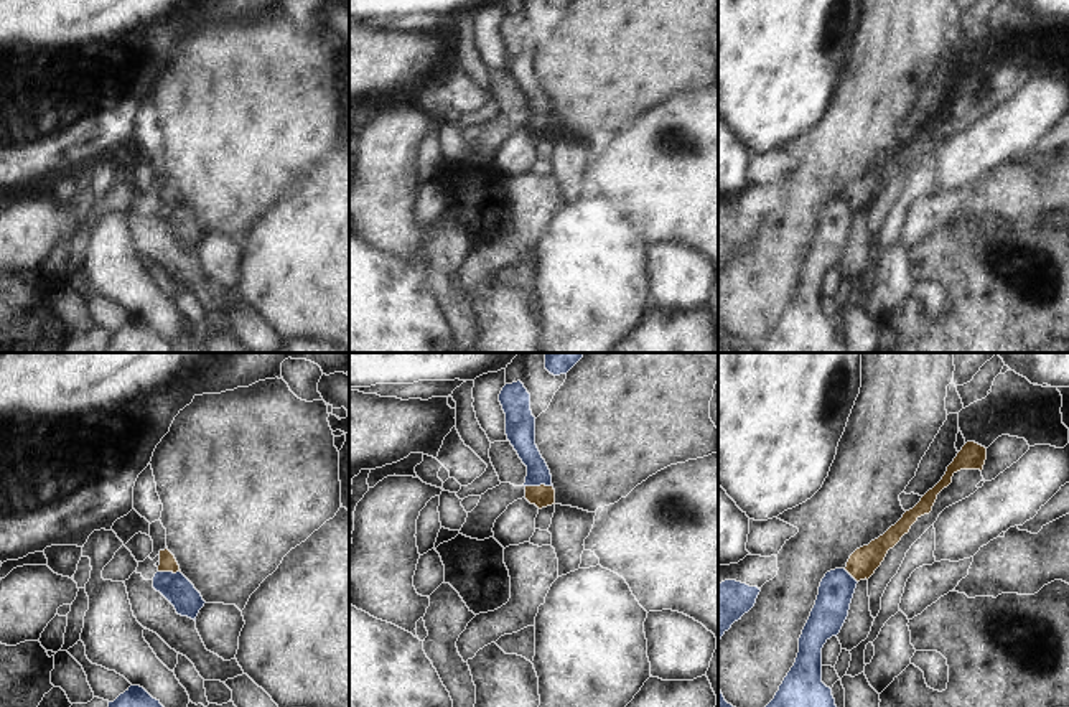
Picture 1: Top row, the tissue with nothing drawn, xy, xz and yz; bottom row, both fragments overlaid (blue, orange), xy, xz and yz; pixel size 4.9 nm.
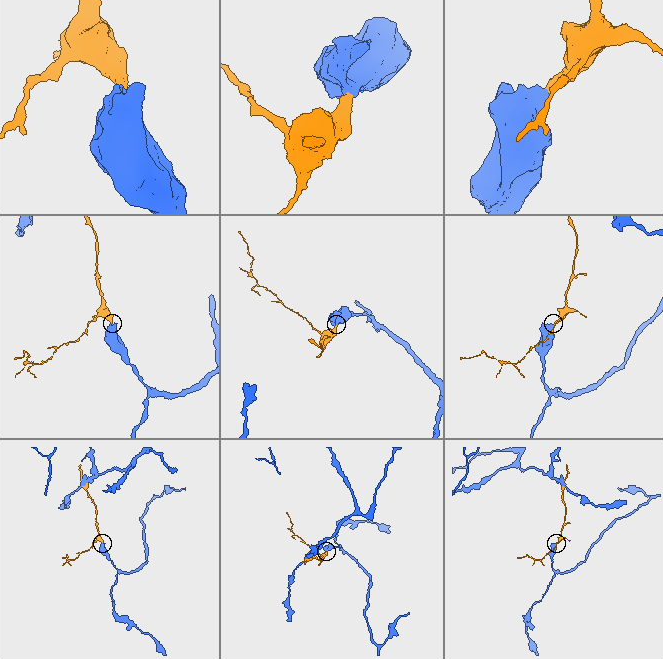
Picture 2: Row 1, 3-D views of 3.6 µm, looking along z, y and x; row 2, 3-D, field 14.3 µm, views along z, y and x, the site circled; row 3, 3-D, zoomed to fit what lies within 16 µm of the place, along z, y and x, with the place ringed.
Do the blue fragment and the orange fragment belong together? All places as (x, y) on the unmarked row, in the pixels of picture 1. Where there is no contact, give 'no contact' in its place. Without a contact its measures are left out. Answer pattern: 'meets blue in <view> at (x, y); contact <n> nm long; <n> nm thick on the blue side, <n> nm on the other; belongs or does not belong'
meets blue in xz at (539, 116); contact 140 nm long; 130 nm thick on the blue side, 110 nm on the other; does not belong

